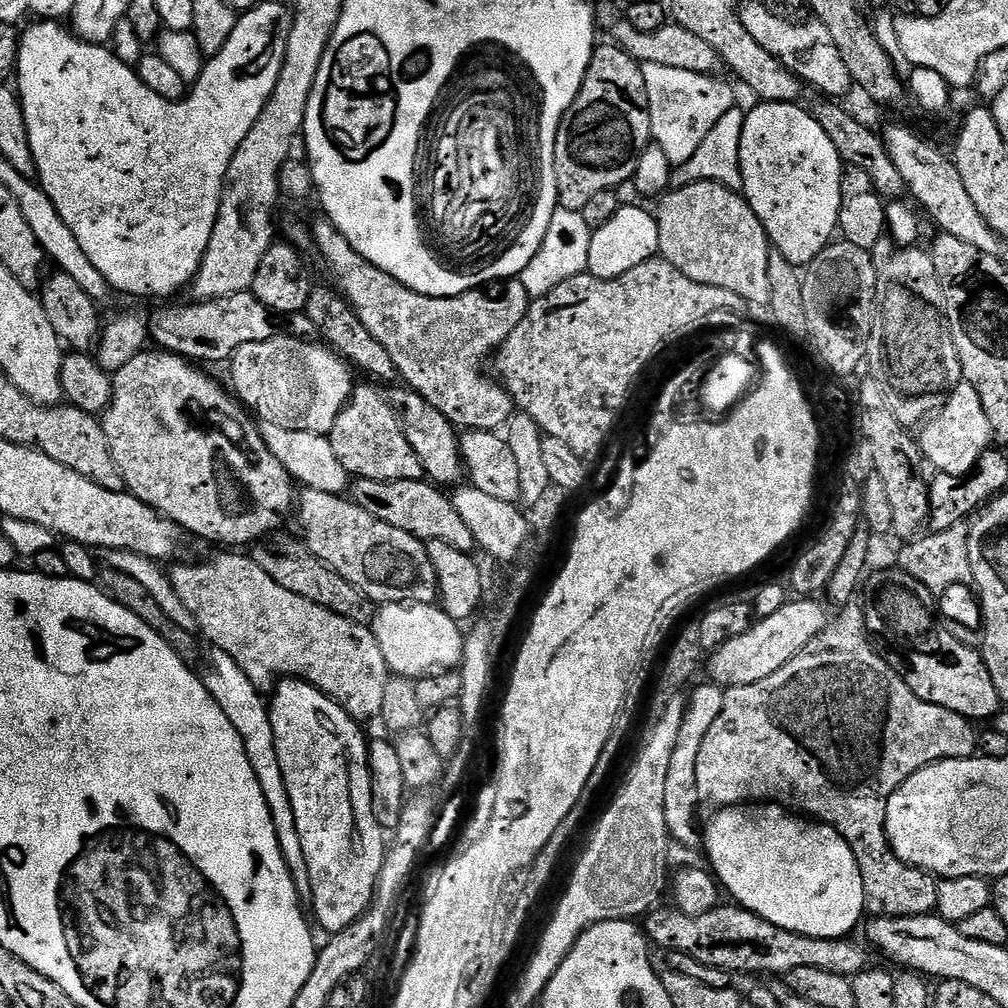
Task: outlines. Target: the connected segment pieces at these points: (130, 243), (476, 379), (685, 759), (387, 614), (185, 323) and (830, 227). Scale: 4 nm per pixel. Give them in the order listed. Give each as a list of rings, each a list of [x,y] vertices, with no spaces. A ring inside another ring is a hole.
[[[262,2],[256,8],[249,8],[237,19],[234,30],[230,34],[230,38],[226,38],[224,43],[224,49],[221,52],[216,53],[207,61],[208,65],[200,72],[200,77],[196,80],[196,85],[191,85],[190,91],[185,95],[184,99],[177,102],[175,100],[167,100],[162,98],[162,94],[154,94],[154,90],[150,90],[150,86],[146,86],[146,82],[142,82],[139,71],[133,65],[122,62],[116,57],[115,51],[111,47],[102,44],[91,44],[89,40],[82,40],[79,36],[73,34],[67,27],[63,28],[63,23],[55,20],[49,20],[47,18],[41,19],[40,24],[32,24],[25,32],[22,32],[20,36],[20,54],[16,58],[16,70],[14,73],[15,79],[20,79],[18,83],[18,91],[20,93],[20,104],[24,108],[26,114],[26,130],[30,134],[30,150],[34,154],[34,162],[36,163],[36,176],[38,177],[38,184],[44,189],[44,192],[52,200],[54,206],[57,208],[58,214],[61,216],[62,221],[66,226],[73,231],[74,237],[78,240],[78,246],[82,246],[82,251],[88,256],[90,262],[94,264],[98,272],[102,274],[105,280],[110,285],[111,289],[116,292],[125,292],[128,296],[172,296],[175,292],[180,292],[189,287],[192,281],[195,280],[196,275],[200,273],[200,267],[204,261],[204,255],[206,254],[206,246],[210,246],[210,238],[214,234],[214,222],[218,218],[218,210],[220,209],[220,200],[224,196],[224,185],[228,179],[228,167],[230,162],[234,158],[234,154],[238,150],[238,146],[242,146],[242,142],[246,138],[246,134],[250,134],[250,130],[254,126],[254,122],[258,122],[258,118],[262,114],[262,110],[267,106],[268,99],[274,94],[274,86],[278,86],[278,78],[282,74],[282,66],[284,65],[284,59],[286,58],[286,46],[288,45],[288,35],[292,29],[292,13],[293,9],[288,8],[284,4],[268,4],[268,2]]]
[[[319,219],[310,224],[311,243],[314,248],[316,244],[321,258],[336,275],[339,291],[356,311],[362,326],[386,346],[399,379],[426,398],[457,430],[503,429],[514,415],[514,405],[508,391],[484,373],[484,359],[489,359],[506,342],[514,326],[526,318],[530,297],[519,278],[500,278],[460,296],[434,298],[418,294],[366,262],[331,220]]]
[[[711,682],[703,683],[693,690],[692,697],[687,697],[684,721],[678,732],[677,744],[670,754],[670,766],[666,773],[665,820],[668,835],[673,841],[690,848],[696,848],[702,840],[698,824],[696,828],[696,808],[701,807],[696,777],[698,750],[702,750],[702,738],[706,738],[706,730],[710,730],[710,726],[714,724],[714,718],[720,713],[725,694],[725,689],[721,685]]]
[[[385,604],[377,611],[374,619],[371,621],[370,627],[372,633],[376,635],[376,641],[378,646],[382,646],[382,658],[386,658],[388,663],[389,673],[398,676],[407,676],[409,678],[419,678],[422,676],[431,676],[433,672],[443,672],[445,670],[452,670],[457,667],[463,661],[464,658],[464,638],[465,633],[460,632],[461,625],[454,618],[450,618],[450,614],[446,614],[443,608],[436,604]]]
[[[251,290],[230,294],[226,298],[218,298],[217,300],[191,303],[186,305],[185,308],[168,308],[165,312],[158,313],[153,318],[152,324],[150,320],[151,343],[157,349],[171,352],[174,356],[183,356],[189,362],[203,362],[205,365],[216,364],[219,360],[228,362],[242,346],[246,346],[250,342],[266,342],[272,336],[281,334],[297,336],[300,340],[312,340],[317,335],[314,322],[310,322],[307,311],[291,314],[272,312],[270,306],[262,306],[262,302],[258,302],[258,298]]]
[[[767,102],[757,103],[757,108],[748,108],[744,125],[740,127],[740,188],[748,205],[754,210],[754,214],[758,214],[758,222],[762,222],[762,226],[768,235],[768,243],[773,249],[781,252],[787,262],[795,266],[807,266],[812,259],[818,258],[818,254],[822,254],[825,247],[831,244],[838,232],[840,222],[840,173],[842,171],[842,161],[838,150],[834,146],[834,142],[830,142],[830,134],[826,134],[826,130],[822,130],[822,126],[817,122],[815,116],[807,107],[799,108],[799,103],[791,104],[770,104]]]

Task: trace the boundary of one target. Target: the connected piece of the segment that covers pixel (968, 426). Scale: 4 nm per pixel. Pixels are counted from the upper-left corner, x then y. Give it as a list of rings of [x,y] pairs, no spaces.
[[[960,382],[956,389],[951,389],[952,397],[940,408],[940,413],[921,430],[918,435],[918,452],[924,455],[936,472],[945,472],[955,476],[964,476],[978,462],[978,458],[983,452],[989,451],[992,439],[990,422],[986,422],[986,410],[982,410],[982,398],[978,398],[978,390],[967,382]]]

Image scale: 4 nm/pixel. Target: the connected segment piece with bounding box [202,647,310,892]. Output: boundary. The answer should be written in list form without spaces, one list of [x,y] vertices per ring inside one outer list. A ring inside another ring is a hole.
[[[213,647],[208,656],[208,669],[202,672],[204,685],[208,687],[210,695],[216,699],[218,706],[222,706],[222,714],[230,718],[230,726],[238,730],[238,738],[242,738],[242,746],[246,746],[246,754],[250,758],[250,766],[254,770],[254,778],[258,778],[258,786],[262,788],[262,798],[266,798],[266,806],[270,808],[270,818],[274,822],[274,834],[278,834],[278,846],[286,858],[286,866],[294,878],[294,882],[302,892],[309,889],[310,878],[306,870],[306,858],[302,854],[302,838],[298,838],[298,826],[294,822],[294,806],[290,806],[290,794],[286,794],[286,778],[282,778],[282,766],[278,766],[278,754],[274,746],[274,726],[268,717],[269,705],[262,697],[261,689],[254,686],[254,682],[238,666],[230,654],[226,654],[221,648]]]

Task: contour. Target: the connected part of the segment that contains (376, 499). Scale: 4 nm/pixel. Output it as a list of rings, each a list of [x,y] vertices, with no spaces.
[[[353,479],[350,484],[350,499],[366,514],[374,514],[382,522],[390,522],[390,526],[398,526],[398,530],[406,530],[406,534],[417,536],[425,542],[441,540],[446,546],[454,546],[454,550],[471,553],[476,548],[476,540],[470,534],[470,526],[462,522],[458,510],[454,510],[451,499],[443,496],[437,485],[422,480],[361,480]]]

